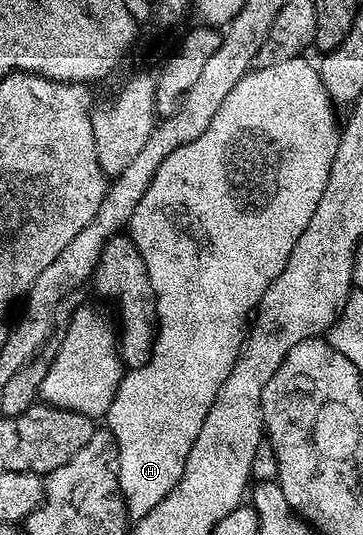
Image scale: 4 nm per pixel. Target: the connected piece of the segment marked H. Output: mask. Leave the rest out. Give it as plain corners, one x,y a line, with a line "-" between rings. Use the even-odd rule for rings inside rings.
298,56
290,61
277,61
275,65
256,67
245,73
244,78
234,87
234,91
226,95
222,107
218,107
218,115
214,115
210,127
201,129
200,134
194,140
178,147
178,151
162,159
162,167
158,167
150,187
146,187
146,195
138,199
138,207
134,207
134,215
127,223
132,242
138,247
144,260
150,293
153,298
156,296
154,313
156,309
156,317
160,320
160,330
156,333
156,346
152,349
152,358
145,365
140,365
129,373
127,370
121,376
120,386
116,388
116,394
106,414
106,428
116,440
116,478
120,484
120,496
124,499
124,507
128,510
129,518
145,517
151,509
158,507
158,503
162,503
162,499
166,499
166,495
170,495
178,479
182,479
182,471
186,467
190,447
198,431
202,431
202,423
218,395
218,387
226,383
226,375
230,375
238,359
240,344
244,342
250,314
259,305
270,283
278,279
282,267
286,267
286,259
290,259
290,251
294,251
294,243
298,243
298,235
306,231
306,223
310,223
310,215
314,215
314,207
318,207
318,199
322,199
322,191
326,191
330,169
340,146
342,129
338,121
336,125
334,102
328,96
326,87
323,86
319,68
304,60
303,56

